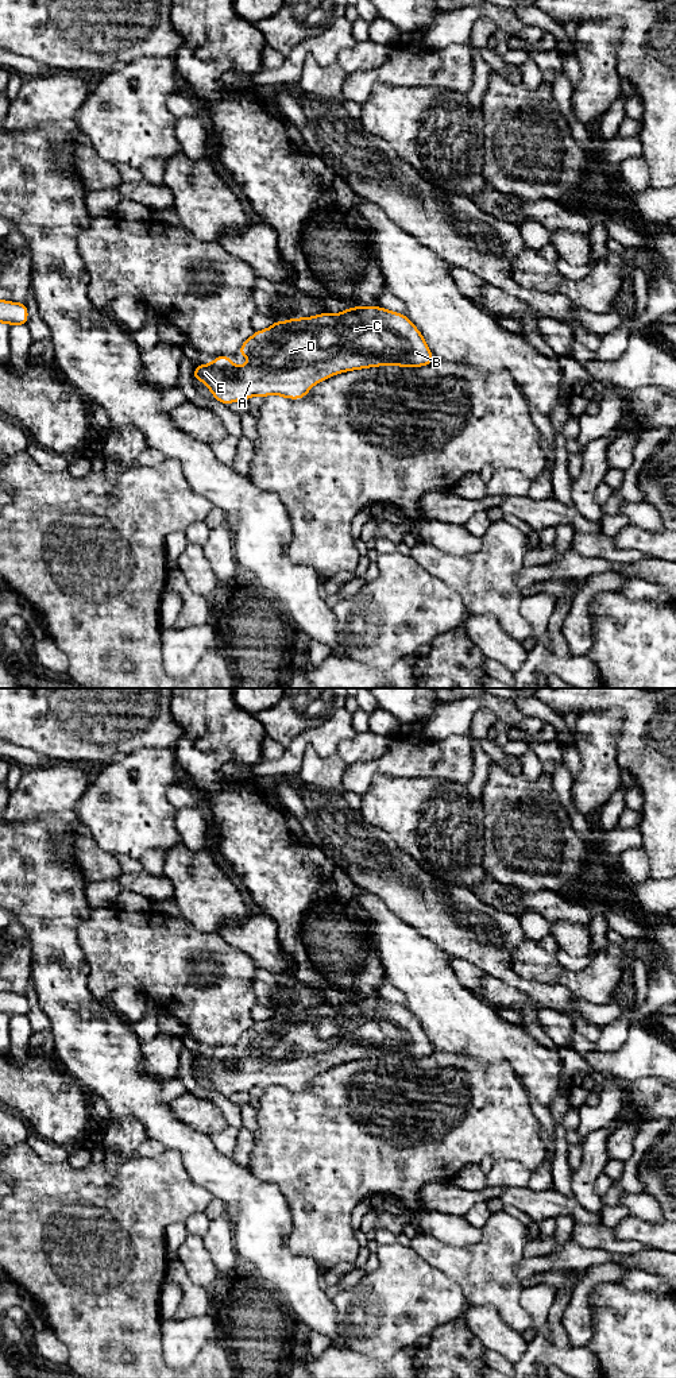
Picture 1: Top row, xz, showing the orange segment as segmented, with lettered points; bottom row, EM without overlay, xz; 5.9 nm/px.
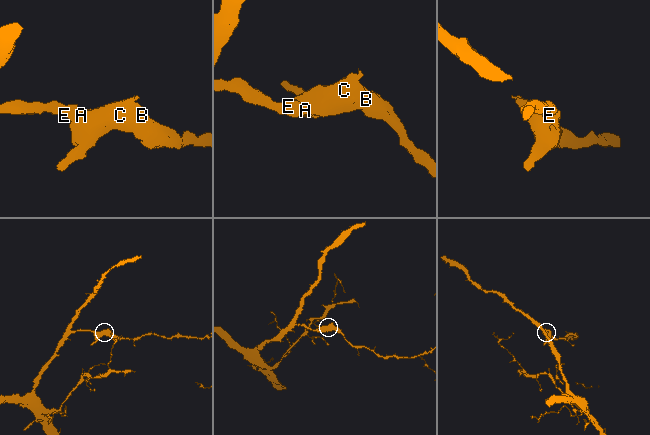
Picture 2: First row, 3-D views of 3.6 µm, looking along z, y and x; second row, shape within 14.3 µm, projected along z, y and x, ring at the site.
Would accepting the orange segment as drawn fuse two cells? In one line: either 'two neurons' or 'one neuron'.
one neuron

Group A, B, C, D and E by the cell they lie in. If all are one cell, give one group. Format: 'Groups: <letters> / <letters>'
Groups: A B C D E

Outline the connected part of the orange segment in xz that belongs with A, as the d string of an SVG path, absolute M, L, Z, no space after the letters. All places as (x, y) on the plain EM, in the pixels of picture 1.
M360 995L335 1005L275 1011L271 1018L255 1022L236 1043L252 1053L235 1057L224 1045L210 1055L200 1054L192 1065L192 1072L200 1070L227 1097L254 1086L301 1091L314 1076L341 1064L381 1057L424 1058L434 1051L422 1024L406 1005Z

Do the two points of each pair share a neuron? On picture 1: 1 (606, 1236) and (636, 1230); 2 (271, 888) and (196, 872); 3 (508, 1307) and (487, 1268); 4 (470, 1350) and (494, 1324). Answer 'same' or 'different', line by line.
1: different
2: different
3: same
4: different

